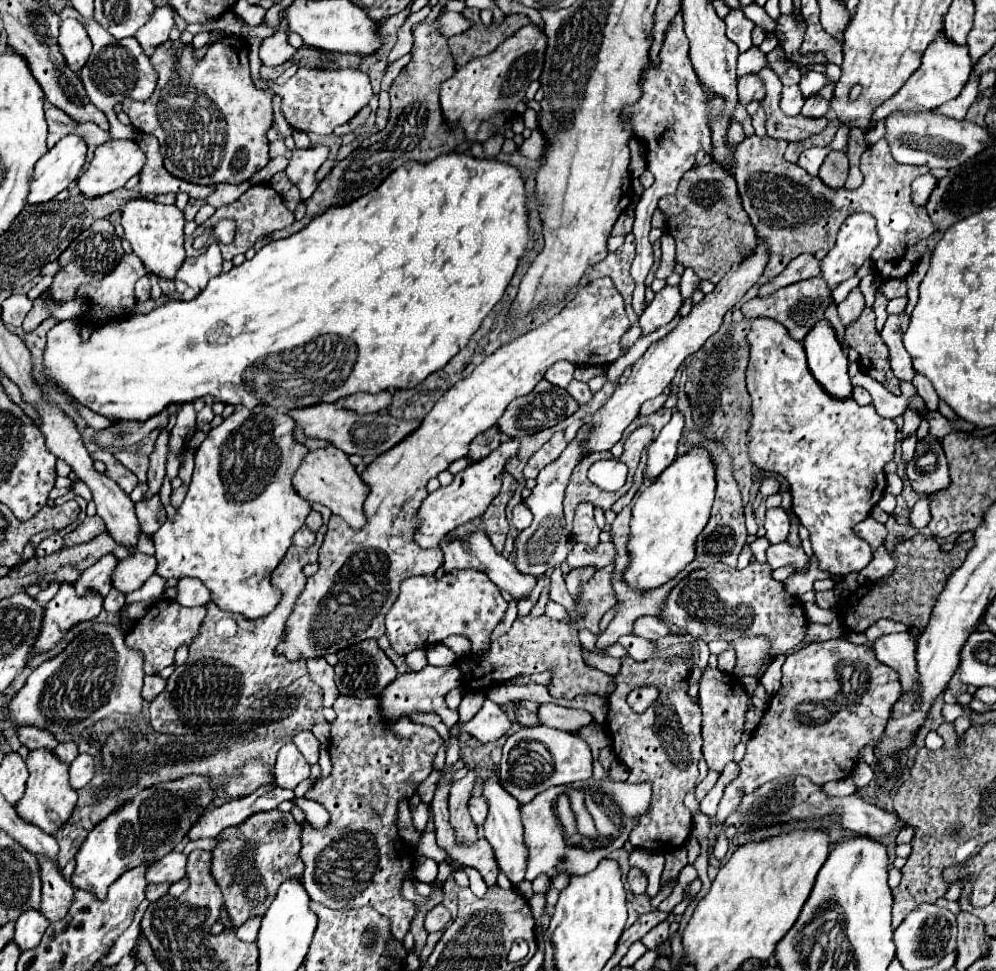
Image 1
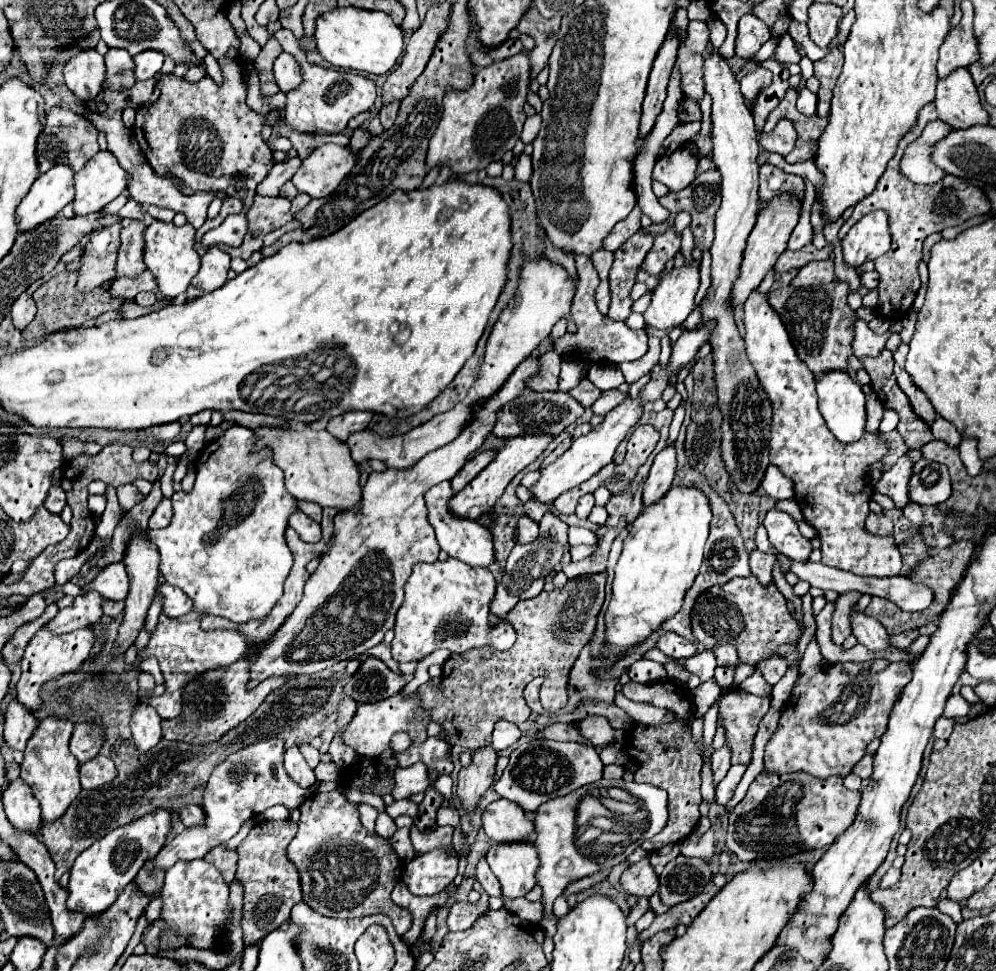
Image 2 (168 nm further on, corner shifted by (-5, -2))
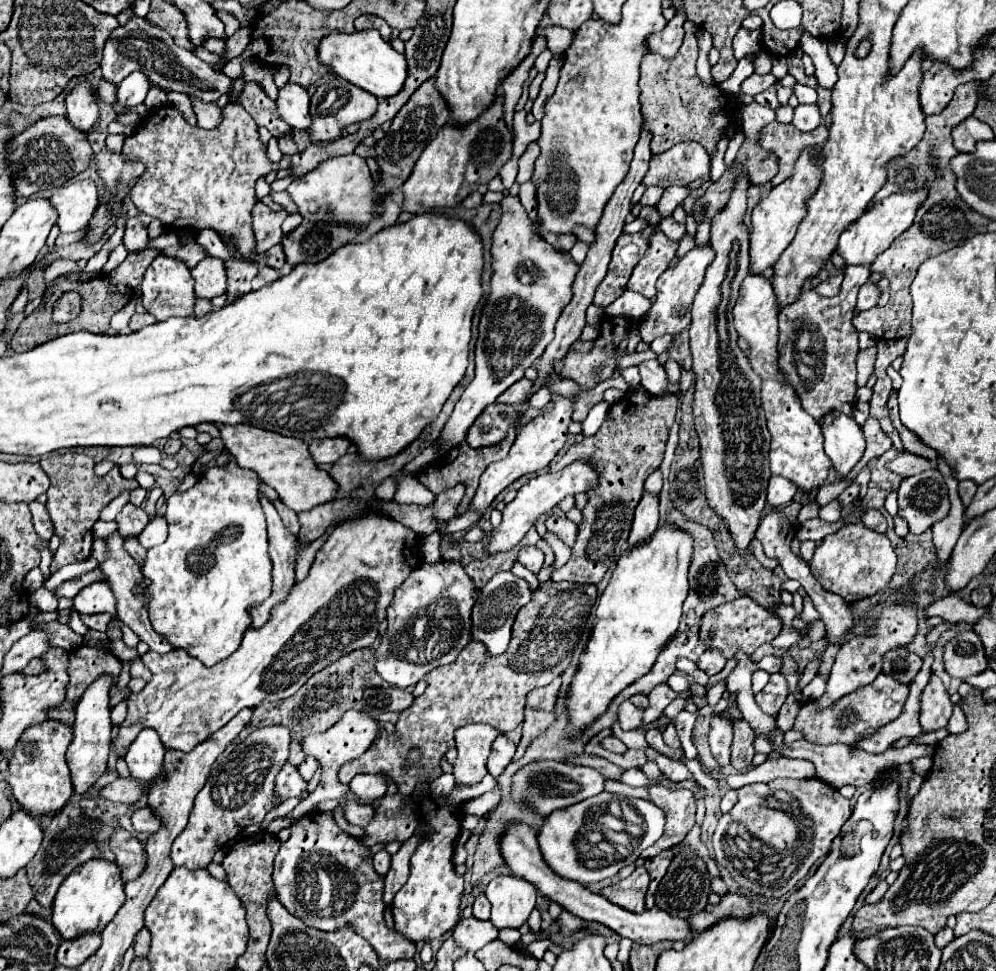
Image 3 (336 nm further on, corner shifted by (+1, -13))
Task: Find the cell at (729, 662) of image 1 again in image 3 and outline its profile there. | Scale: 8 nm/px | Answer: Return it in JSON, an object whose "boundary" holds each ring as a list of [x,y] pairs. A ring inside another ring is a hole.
{"boundary":[[[717,649],[705,651],[705,653],[701,655],[701,659],[697,661],[697,665],[699,665],[707,675],[719,673],[719,671],[725,667],[725,663],[727,663],[727,659],[725,659],[725,657],[721,655],[721,651],[717,651]]]}

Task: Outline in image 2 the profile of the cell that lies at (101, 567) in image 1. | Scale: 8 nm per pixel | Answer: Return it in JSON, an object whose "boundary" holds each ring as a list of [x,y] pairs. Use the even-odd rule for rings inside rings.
{"boundary":[[[87,592],[85,596],[77,596],[73,606],[59,610],[55,614],[55,618],[49,620],[45,626],[57,636],[69,634],[79,628],[89,628],[95,622],[99,622],[103,616],[101,602],[103,600],[101,600],[101,596],[97,596],[97,592]]]}

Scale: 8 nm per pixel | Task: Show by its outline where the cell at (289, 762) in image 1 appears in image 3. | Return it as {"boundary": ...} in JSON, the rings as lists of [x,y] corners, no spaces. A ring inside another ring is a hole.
{"boundary":[[[289,761],[283,765],[283,769],[277,775],[275,781],[275,789],[283,799],[289,797],[301,797],[307,791],[307,781],[299,775],[299,769],[295,765],[291,765]]]}

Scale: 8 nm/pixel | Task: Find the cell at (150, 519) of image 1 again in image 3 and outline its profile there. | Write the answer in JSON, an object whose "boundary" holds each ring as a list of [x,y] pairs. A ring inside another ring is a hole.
{"boundary":[[[155,515],[147,527],[139,533],[139,543],[149,549],[155,547],[159,543],[163,543],[167,539],[167,519],[163,515]]]}

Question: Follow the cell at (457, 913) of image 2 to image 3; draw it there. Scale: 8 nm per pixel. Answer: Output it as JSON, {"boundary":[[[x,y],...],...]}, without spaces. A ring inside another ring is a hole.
{"boundary":[[[473,915],[471,917],[463,917],[457,927],[453,929],[453,939],[455,943],[459,943],[459,947],[475,953],[479,951],[481,947],[485,947],[491,939],[497,939],[497,929],[493,927],[493,923],[487,919],[475,919]]]}

